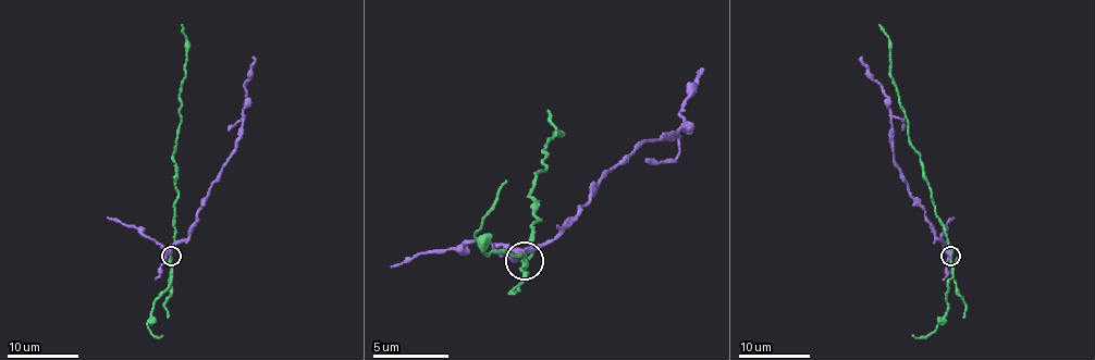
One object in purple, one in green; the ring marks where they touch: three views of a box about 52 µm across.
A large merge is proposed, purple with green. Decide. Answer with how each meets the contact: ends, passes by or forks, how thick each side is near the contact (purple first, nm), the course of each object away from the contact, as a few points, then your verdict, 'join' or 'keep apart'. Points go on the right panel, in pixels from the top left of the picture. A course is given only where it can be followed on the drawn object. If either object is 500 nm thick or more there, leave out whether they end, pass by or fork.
purple ends | green passes by | 400/150 nm | purple via (950, 255), (935, 235), (894, 162), (888, 96), (861, 57) | green via (950, 255), (946, 228), (935, 210), (920, 154), (910, 140), (906, 115), (890, 74), (890, 38), (880, 24) | keep apart

